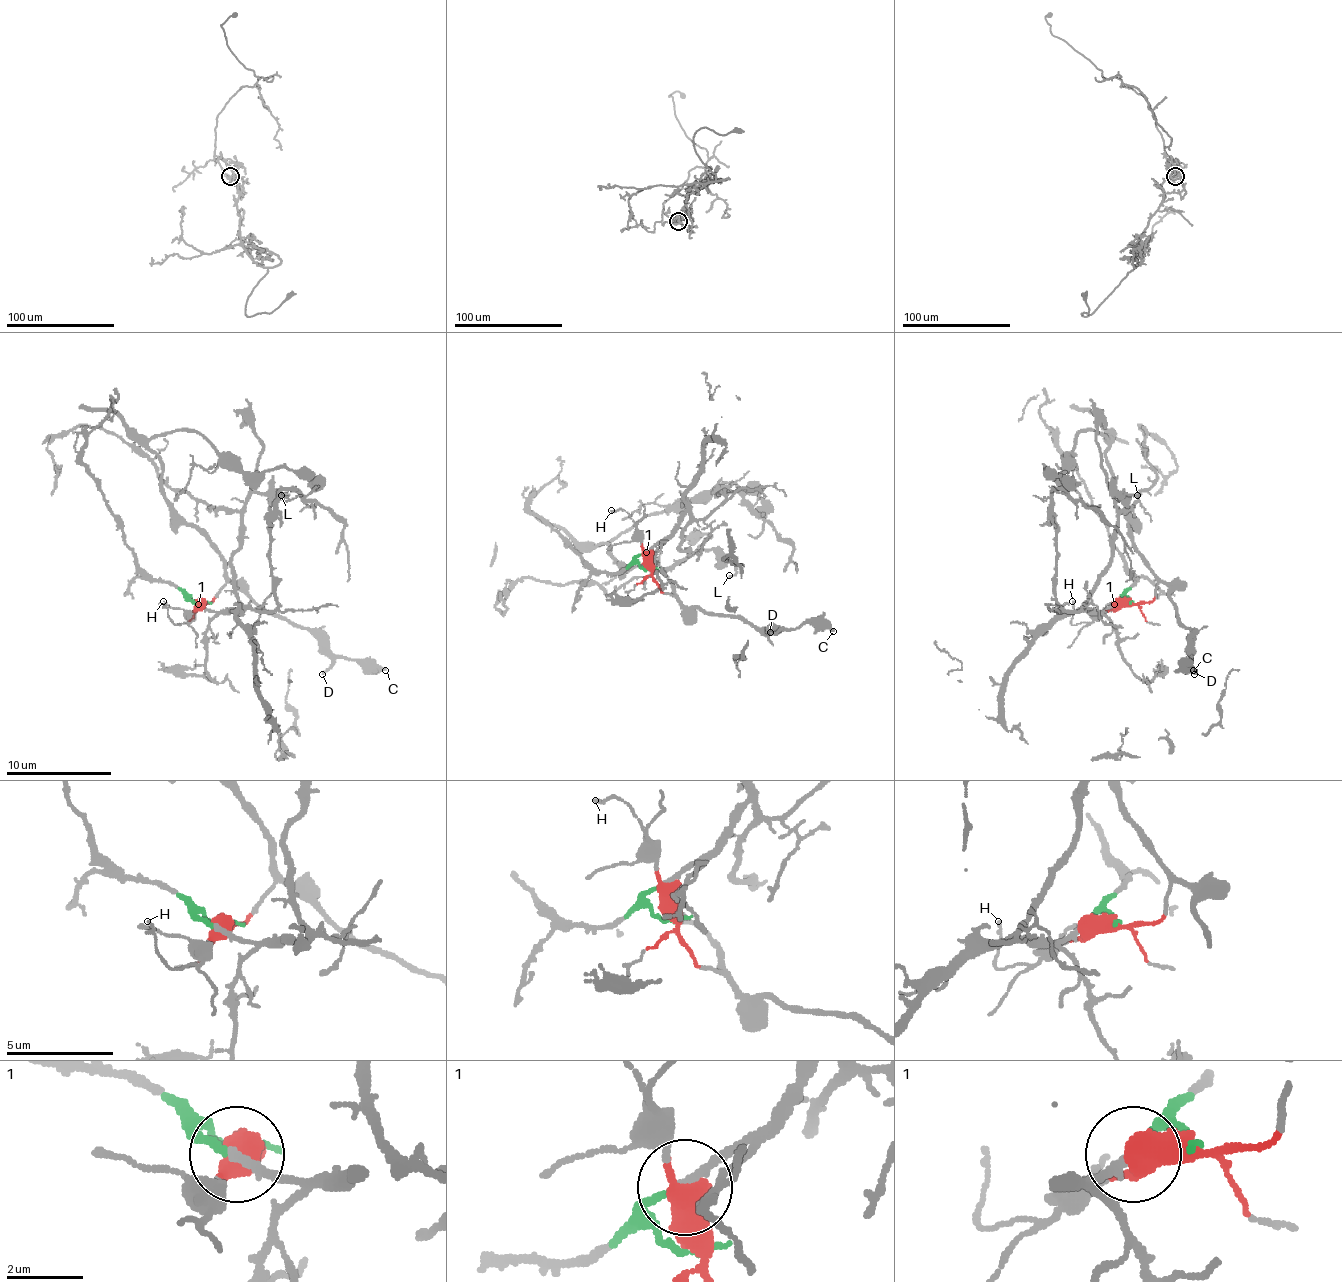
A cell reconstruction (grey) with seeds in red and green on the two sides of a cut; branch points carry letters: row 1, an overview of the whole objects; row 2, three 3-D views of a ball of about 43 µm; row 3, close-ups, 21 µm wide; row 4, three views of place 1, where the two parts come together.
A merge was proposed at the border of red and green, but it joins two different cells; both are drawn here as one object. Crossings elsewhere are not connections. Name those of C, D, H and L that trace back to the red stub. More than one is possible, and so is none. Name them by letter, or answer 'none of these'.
C, D, H

